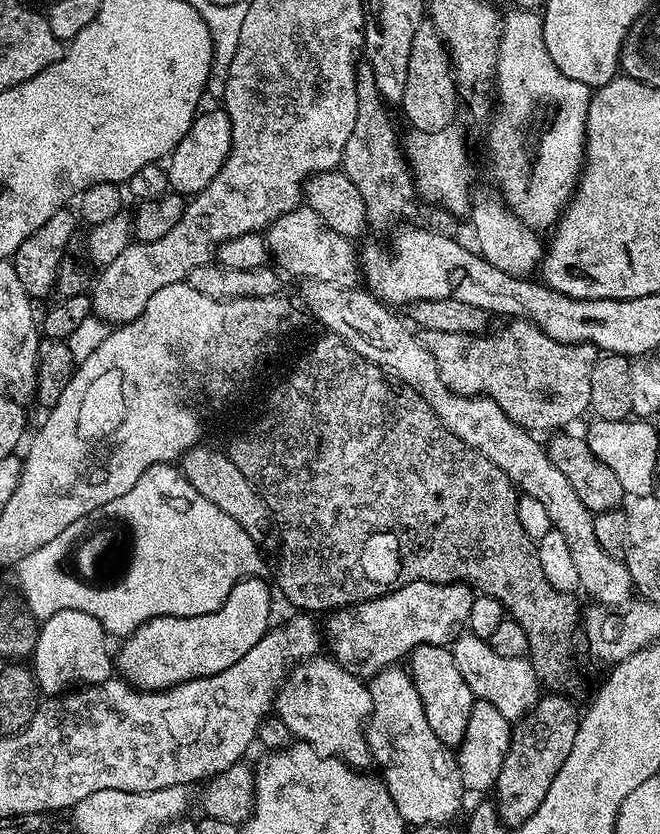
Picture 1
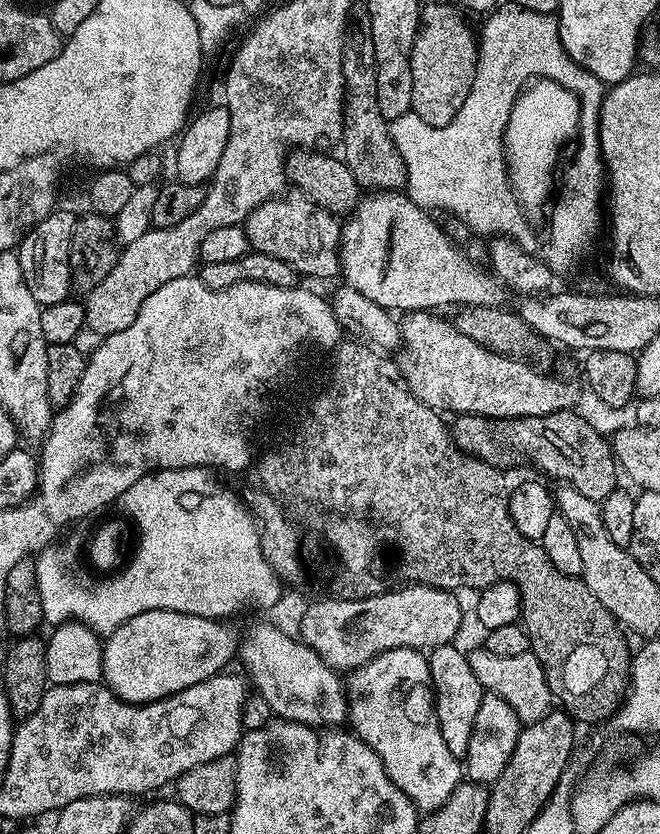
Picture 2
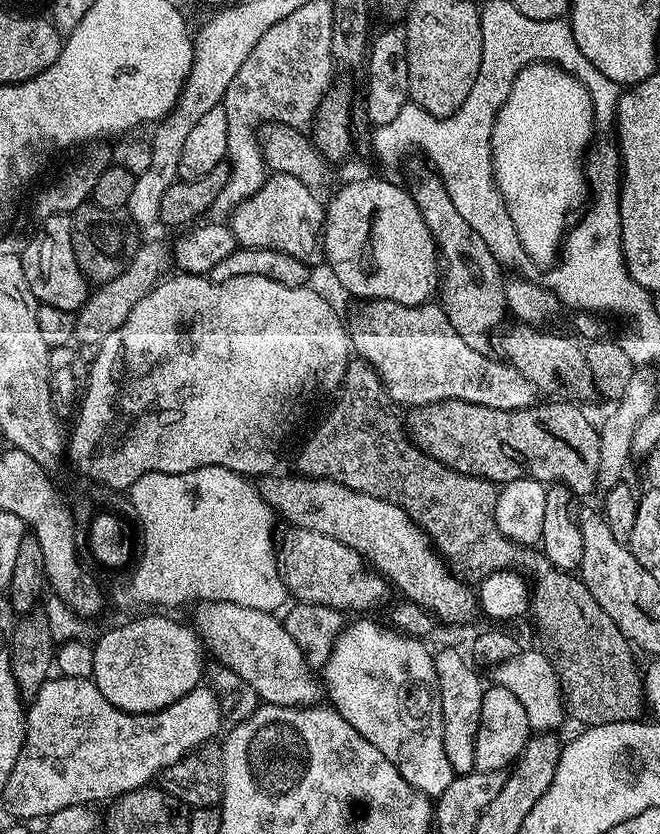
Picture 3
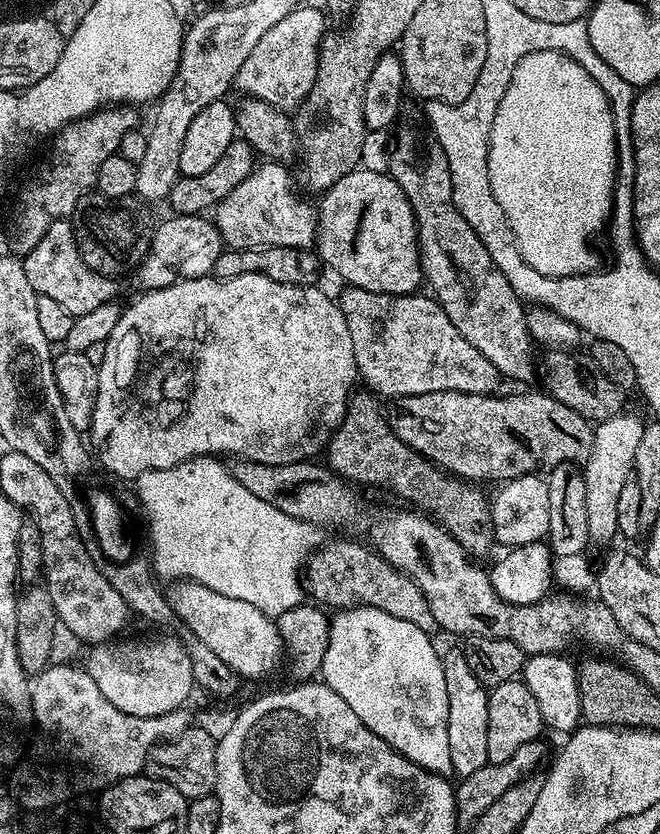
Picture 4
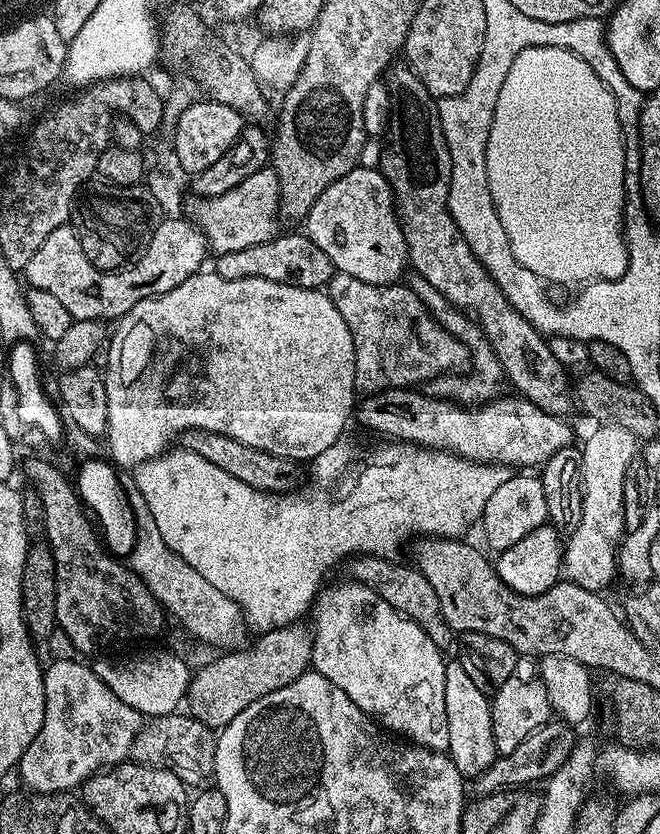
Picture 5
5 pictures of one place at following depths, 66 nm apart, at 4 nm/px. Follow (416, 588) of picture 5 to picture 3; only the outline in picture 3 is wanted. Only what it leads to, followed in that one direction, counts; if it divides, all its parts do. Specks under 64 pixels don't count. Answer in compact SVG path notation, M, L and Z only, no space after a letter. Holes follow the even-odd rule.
M289 527L284 541L278 544L278 567L280 577L288 588L289 597L295 598L302 604L317 604L318 606L331 606L345 614L360 614L363 608L376 608L388 596L389 581L385 580L379 572L366 567L364 557L354 551L350 546L330 538L326 534L318 534L314 530Z

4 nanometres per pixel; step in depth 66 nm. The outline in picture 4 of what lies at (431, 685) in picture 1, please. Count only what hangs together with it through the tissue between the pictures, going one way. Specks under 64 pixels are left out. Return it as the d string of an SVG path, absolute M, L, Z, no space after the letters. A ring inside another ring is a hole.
M459 647L450 649L448 653L445 651L442 659L446 678L446 703L450 706L450 718L446 726L447 732L450 733L450 762L452 772L463 778L489 764L486 754L486 710L489 689L485 688L482 682L478 682L478 678L474 678L474 670L470 670L470 662L466 662Z

